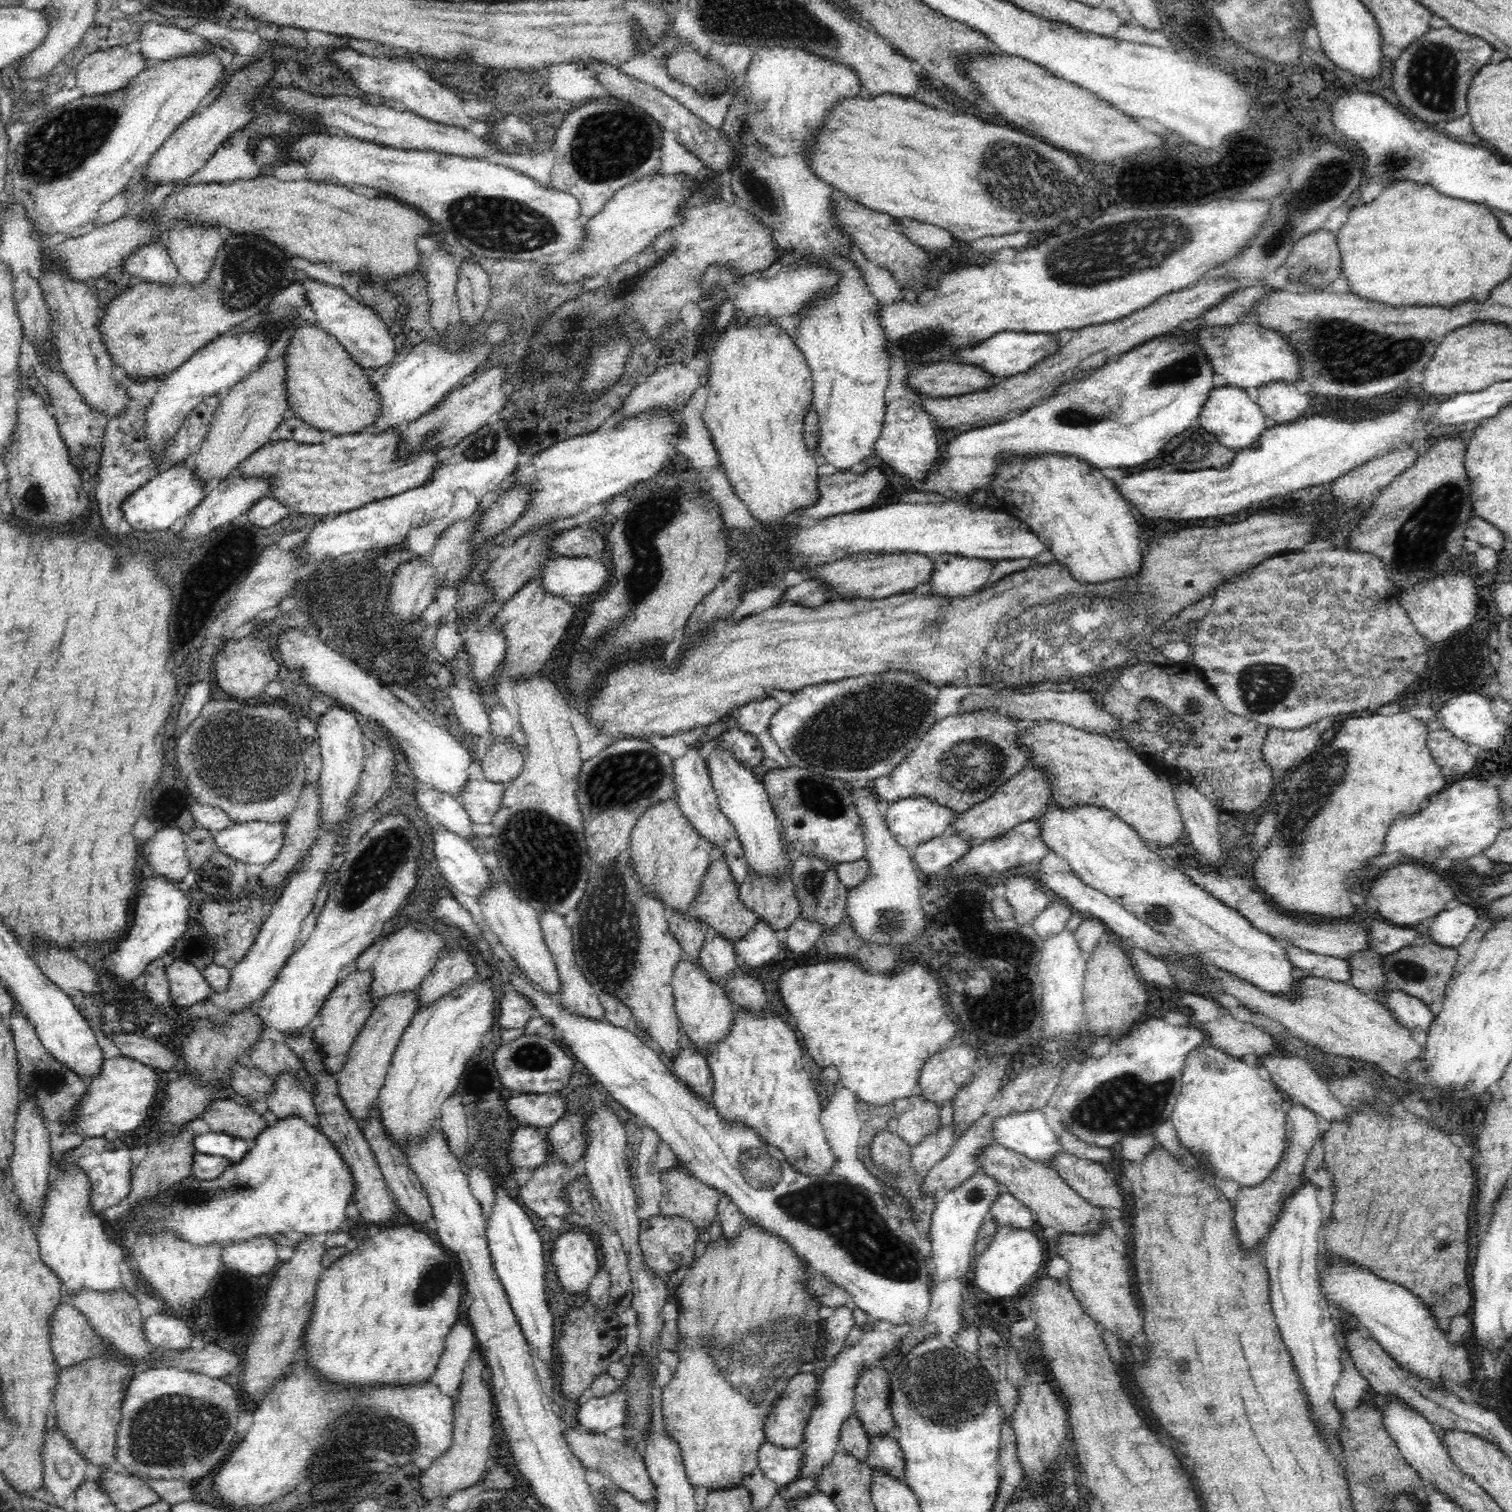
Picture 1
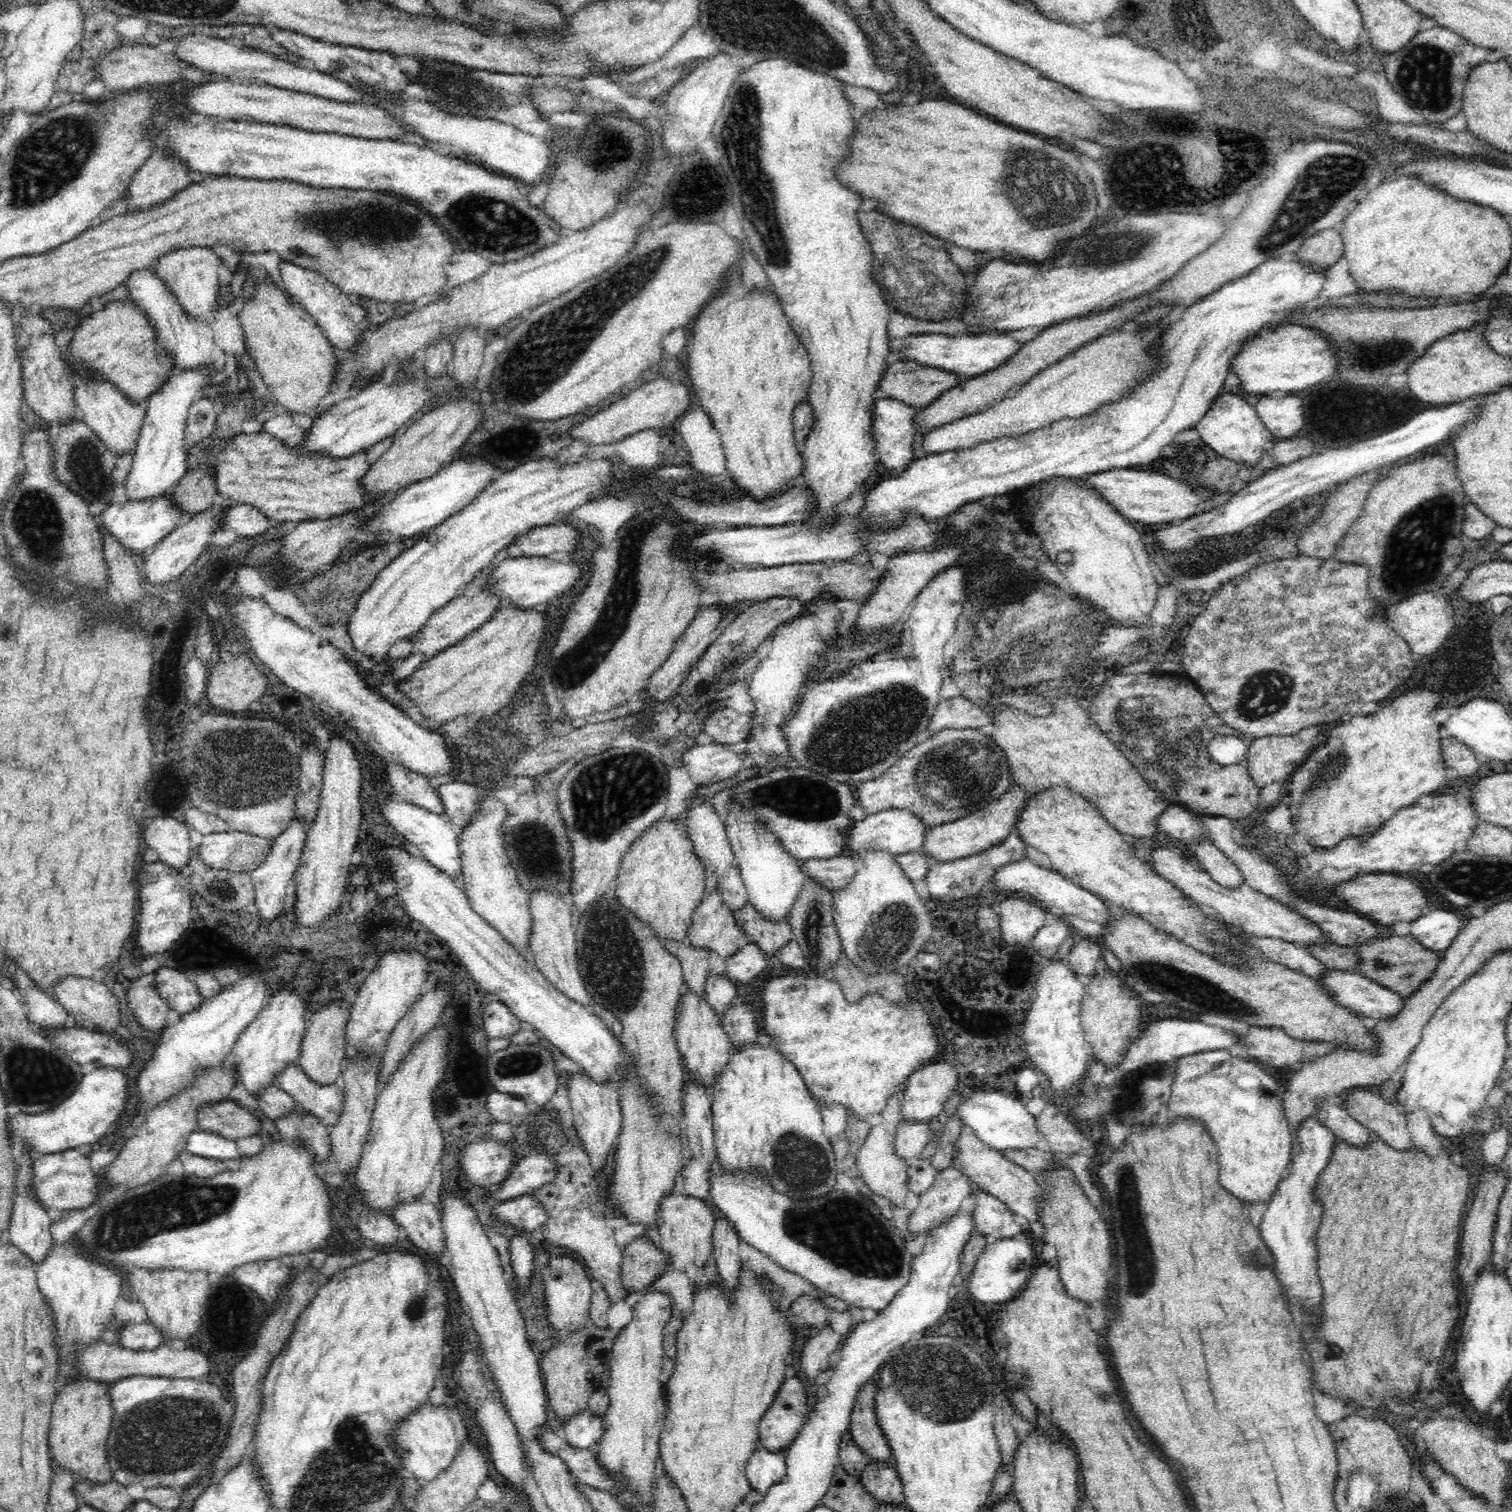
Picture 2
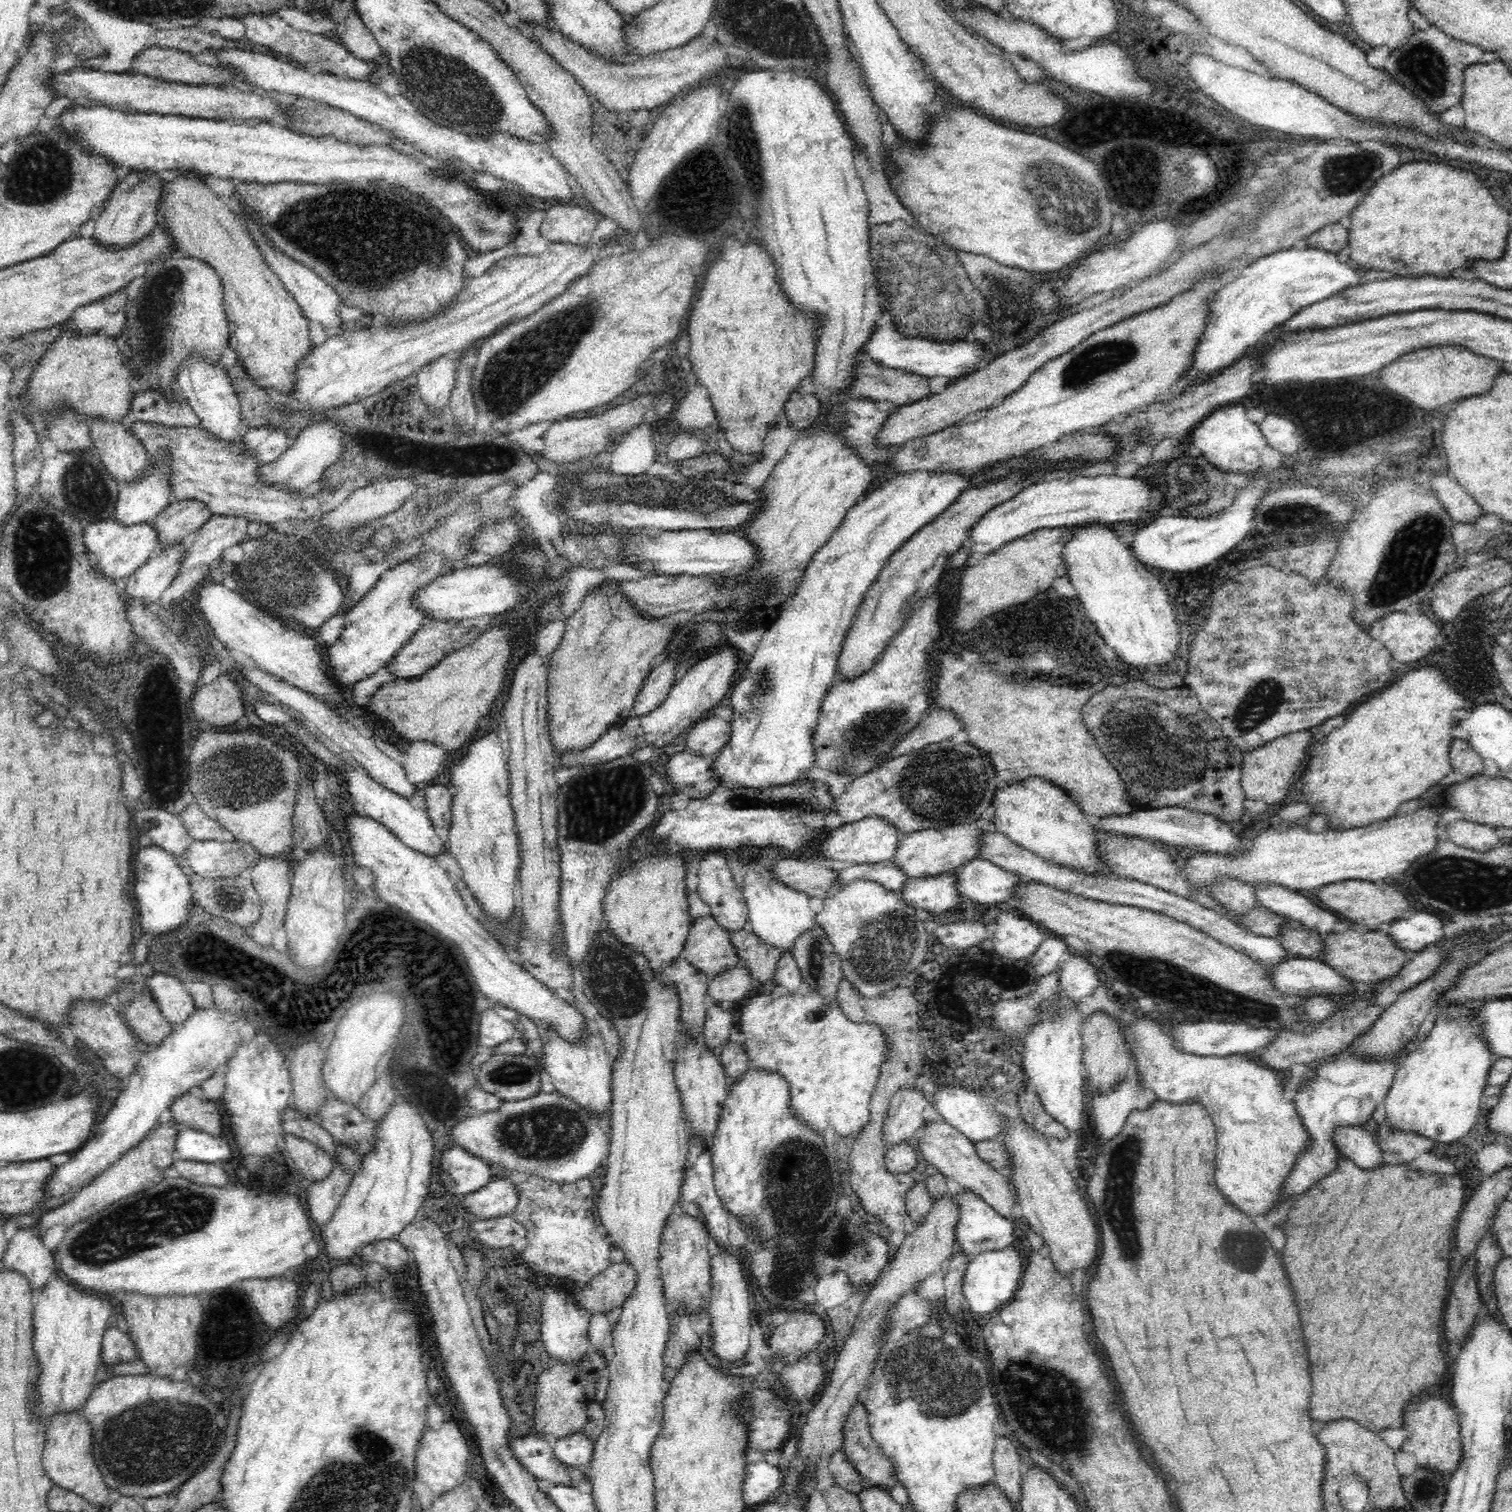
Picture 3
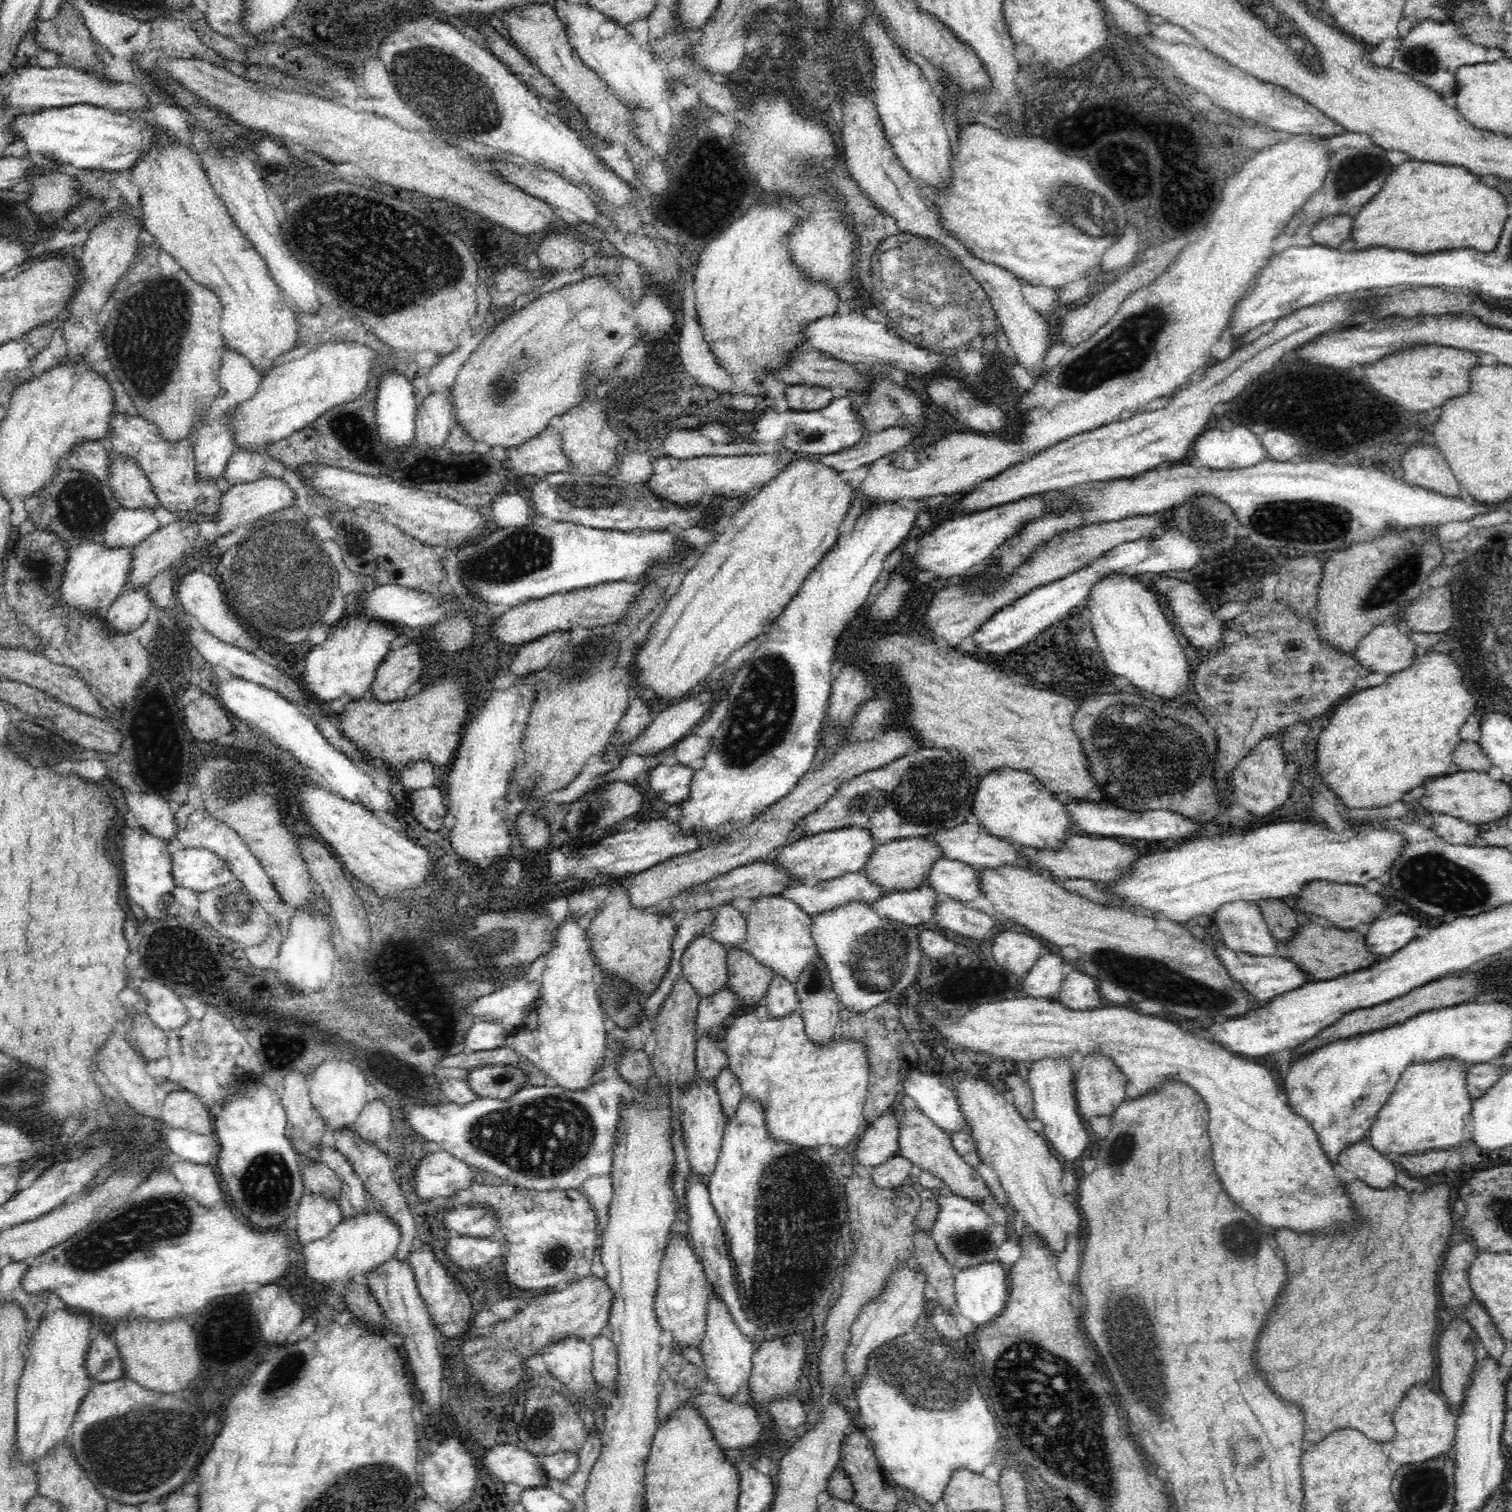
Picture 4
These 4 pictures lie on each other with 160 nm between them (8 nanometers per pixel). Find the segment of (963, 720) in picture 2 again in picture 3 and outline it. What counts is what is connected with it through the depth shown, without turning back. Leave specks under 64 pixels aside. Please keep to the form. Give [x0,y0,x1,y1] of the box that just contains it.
[887,709,960,760]

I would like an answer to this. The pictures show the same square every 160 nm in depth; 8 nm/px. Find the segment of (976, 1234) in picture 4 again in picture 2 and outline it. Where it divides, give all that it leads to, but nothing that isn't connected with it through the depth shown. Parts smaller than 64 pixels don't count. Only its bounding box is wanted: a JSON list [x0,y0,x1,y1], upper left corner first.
[973,1192,1023,1243]

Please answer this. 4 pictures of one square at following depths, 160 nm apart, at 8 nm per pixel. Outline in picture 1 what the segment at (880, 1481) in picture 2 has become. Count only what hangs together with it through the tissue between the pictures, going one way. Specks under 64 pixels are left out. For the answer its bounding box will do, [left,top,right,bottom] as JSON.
[865,1432,904,1479]

